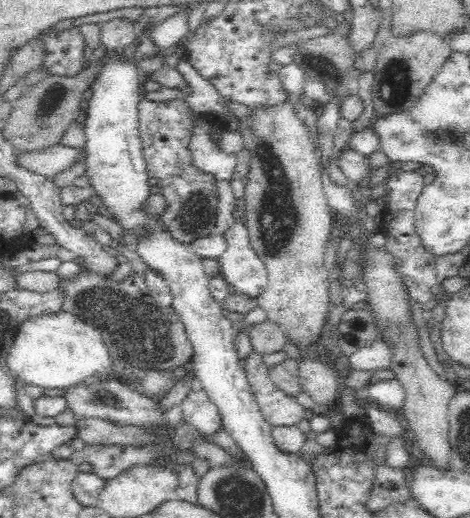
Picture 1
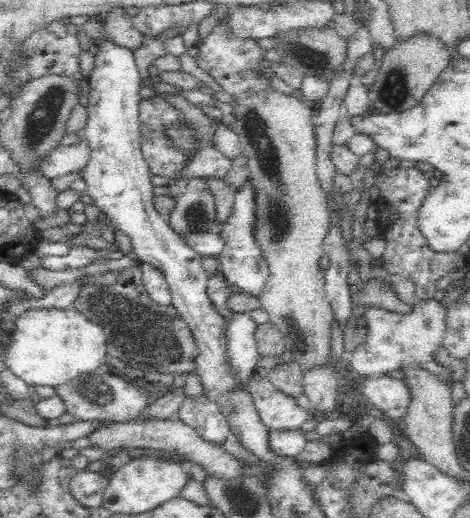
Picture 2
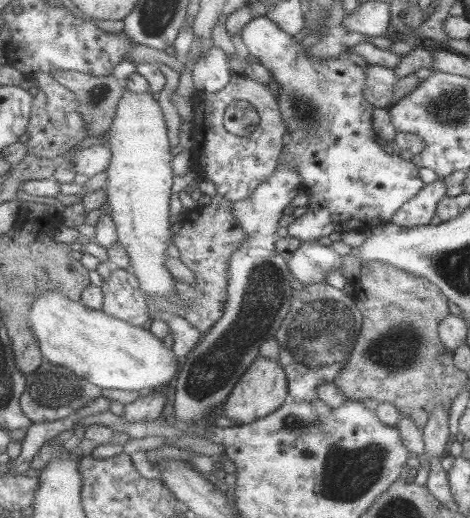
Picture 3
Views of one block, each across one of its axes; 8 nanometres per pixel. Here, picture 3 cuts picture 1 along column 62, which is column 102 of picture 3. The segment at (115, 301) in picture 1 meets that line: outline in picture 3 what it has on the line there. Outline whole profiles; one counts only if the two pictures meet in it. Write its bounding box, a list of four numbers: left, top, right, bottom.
[101,266,153,327]

